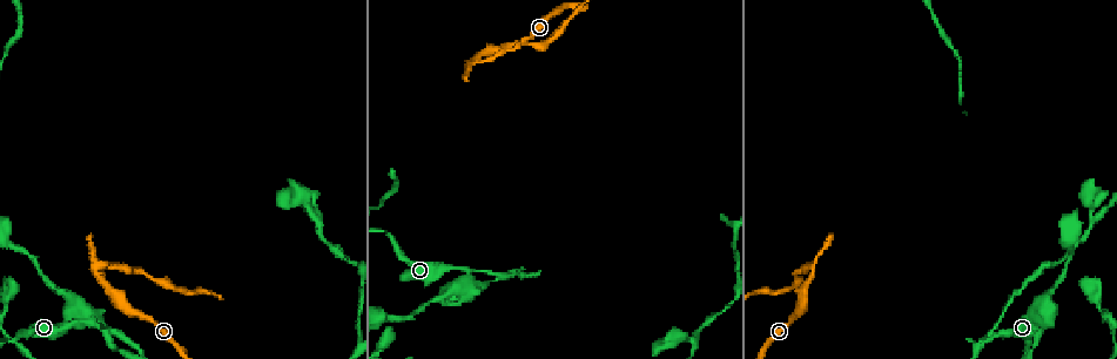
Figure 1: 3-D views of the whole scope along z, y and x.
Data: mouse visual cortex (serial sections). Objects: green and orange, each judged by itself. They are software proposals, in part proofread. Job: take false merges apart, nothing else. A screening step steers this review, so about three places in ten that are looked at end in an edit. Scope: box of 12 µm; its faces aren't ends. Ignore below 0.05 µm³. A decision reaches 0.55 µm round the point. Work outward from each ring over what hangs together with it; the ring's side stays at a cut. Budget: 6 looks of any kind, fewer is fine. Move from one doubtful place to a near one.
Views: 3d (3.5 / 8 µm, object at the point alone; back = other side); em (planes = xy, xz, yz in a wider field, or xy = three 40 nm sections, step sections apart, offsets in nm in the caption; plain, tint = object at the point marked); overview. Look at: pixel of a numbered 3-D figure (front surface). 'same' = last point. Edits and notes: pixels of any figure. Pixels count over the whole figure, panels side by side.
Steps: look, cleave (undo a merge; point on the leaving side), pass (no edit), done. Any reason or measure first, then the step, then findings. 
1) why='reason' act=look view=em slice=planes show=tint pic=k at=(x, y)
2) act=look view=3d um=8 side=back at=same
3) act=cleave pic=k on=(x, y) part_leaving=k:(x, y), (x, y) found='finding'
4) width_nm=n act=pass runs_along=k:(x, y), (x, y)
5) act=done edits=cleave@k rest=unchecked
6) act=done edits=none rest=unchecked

why='sharp bend' act=look view=3d um=3.5 pic=1 at=(106, 283)

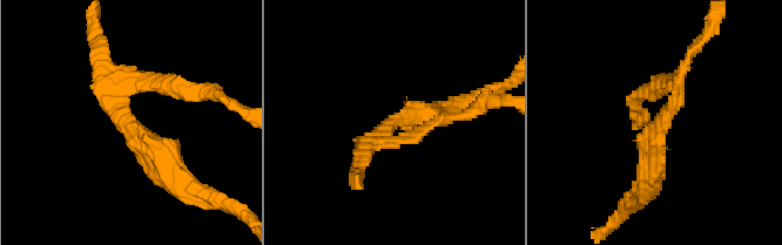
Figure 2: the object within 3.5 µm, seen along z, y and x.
why='need the tissue' act=look view=em slice=xy step=3 show=tint pic=2 at=(127, 122)

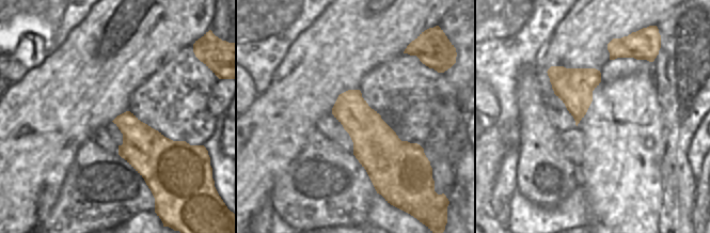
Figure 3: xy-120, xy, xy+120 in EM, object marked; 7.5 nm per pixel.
act=cleave pic=2 on=(166, 84) part_leaving=2:(121, 87), (150, 80), (222, 97) found='a second cell is stuck on'

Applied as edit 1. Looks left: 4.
why='two arms at a narrow angle' act=look view=3d um=3.5 side=back pic=1 at=(464, 281)

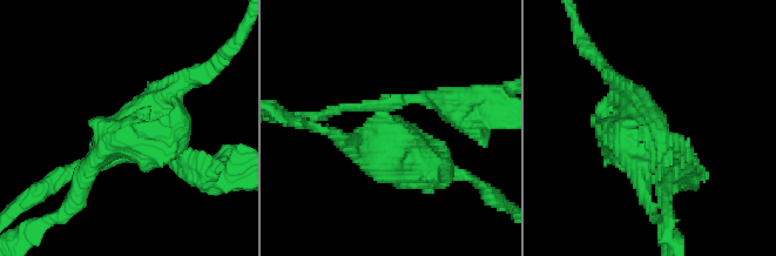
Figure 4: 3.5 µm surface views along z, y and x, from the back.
act=look view=em slice=xy step=5 show=tint pic=4 at=(651, 136)

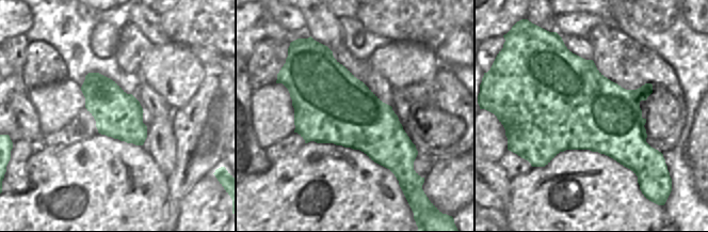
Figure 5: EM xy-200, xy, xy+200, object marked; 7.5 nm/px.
act=cleave pic=4 on=(638, 146) part_leaving=4:(670, 145), (649, 137), (616, 87) found='two cells meet here'

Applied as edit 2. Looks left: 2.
act=done edits=cleave@2,cleave@4 rest=unchecked

